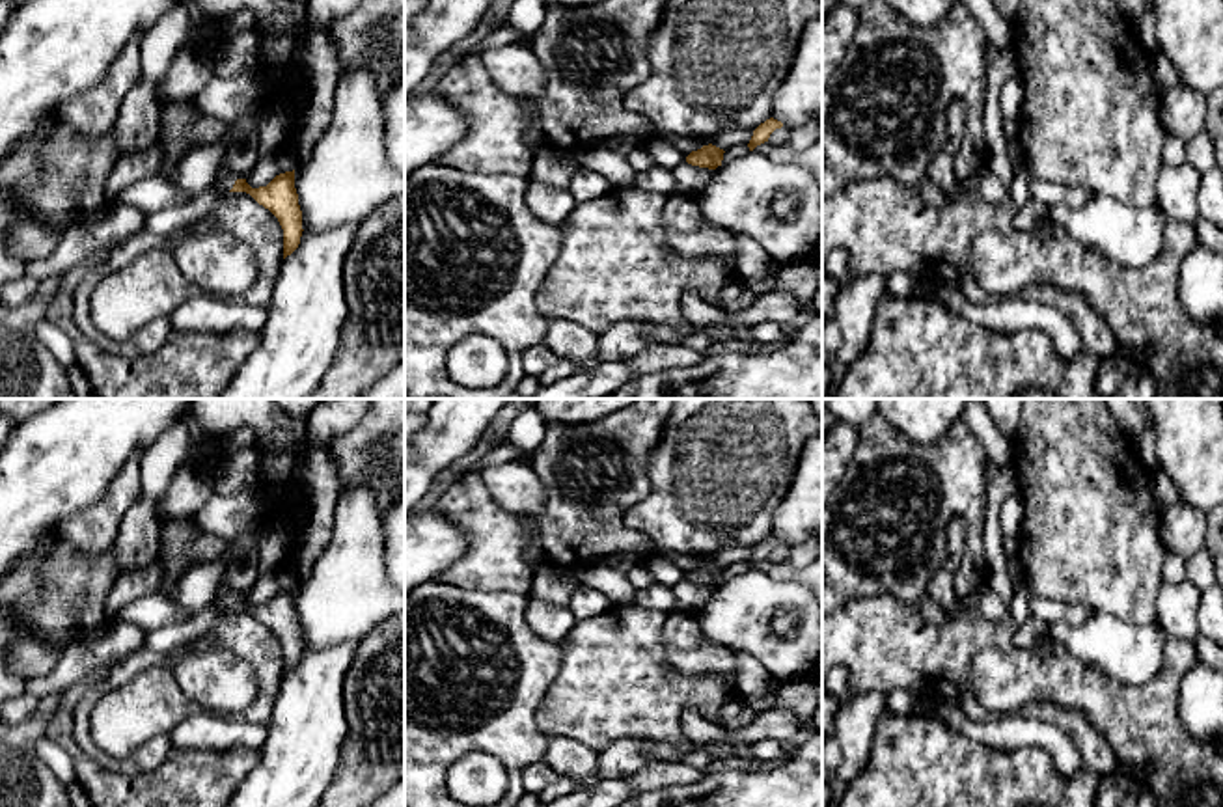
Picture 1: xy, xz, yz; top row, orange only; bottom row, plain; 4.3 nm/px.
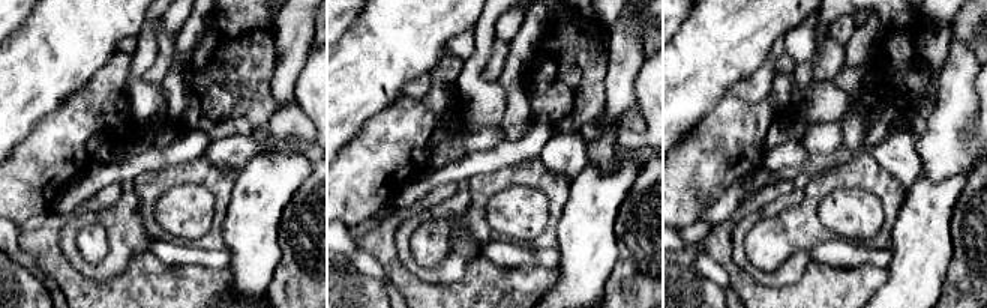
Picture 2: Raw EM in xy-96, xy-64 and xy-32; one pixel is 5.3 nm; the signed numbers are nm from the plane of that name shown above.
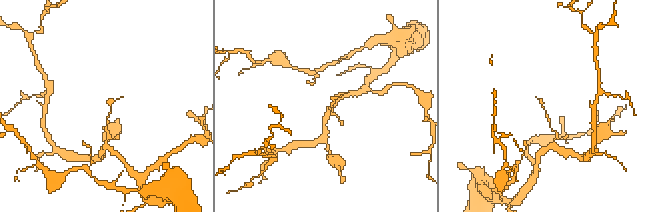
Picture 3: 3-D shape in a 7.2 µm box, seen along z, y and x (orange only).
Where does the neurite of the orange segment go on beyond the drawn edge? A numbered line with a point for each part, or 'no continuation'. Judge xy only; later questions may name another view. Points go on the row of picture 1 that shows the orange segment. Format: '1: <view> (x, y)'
1: xy (224, 176)

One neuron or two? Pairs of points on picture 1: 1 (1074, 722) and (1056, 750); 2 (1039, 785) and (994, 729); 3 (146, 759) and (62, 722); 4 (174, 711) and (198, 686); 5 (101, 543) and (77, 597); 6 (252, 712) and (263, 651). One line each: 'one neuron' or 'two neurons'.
1: two neurons
2: two neurons
3: two neurons
4: two neurons
5: two neurons
6: one neuron

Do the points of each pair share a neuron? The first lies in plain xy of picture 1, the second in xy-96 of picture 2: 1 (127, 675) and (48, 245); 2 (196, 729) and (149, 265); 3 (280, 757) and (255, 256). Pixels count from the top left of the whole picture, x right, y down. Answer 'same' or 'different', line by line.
1: different
2: different
3: same

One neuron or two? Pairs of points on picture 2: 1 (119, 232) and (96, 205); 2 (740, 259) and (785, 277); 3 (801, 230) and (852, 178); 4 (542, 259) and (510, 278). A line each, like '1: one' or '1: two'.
1: two
2: one
3: one
4: two

